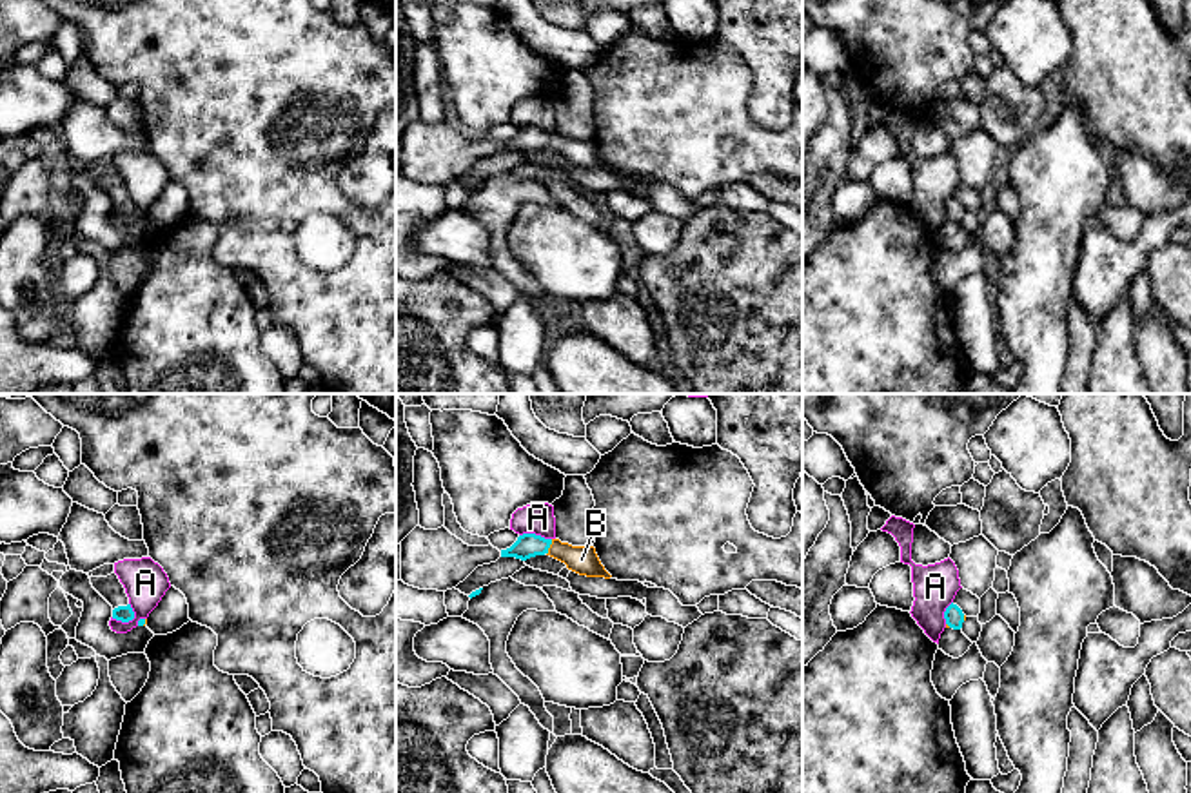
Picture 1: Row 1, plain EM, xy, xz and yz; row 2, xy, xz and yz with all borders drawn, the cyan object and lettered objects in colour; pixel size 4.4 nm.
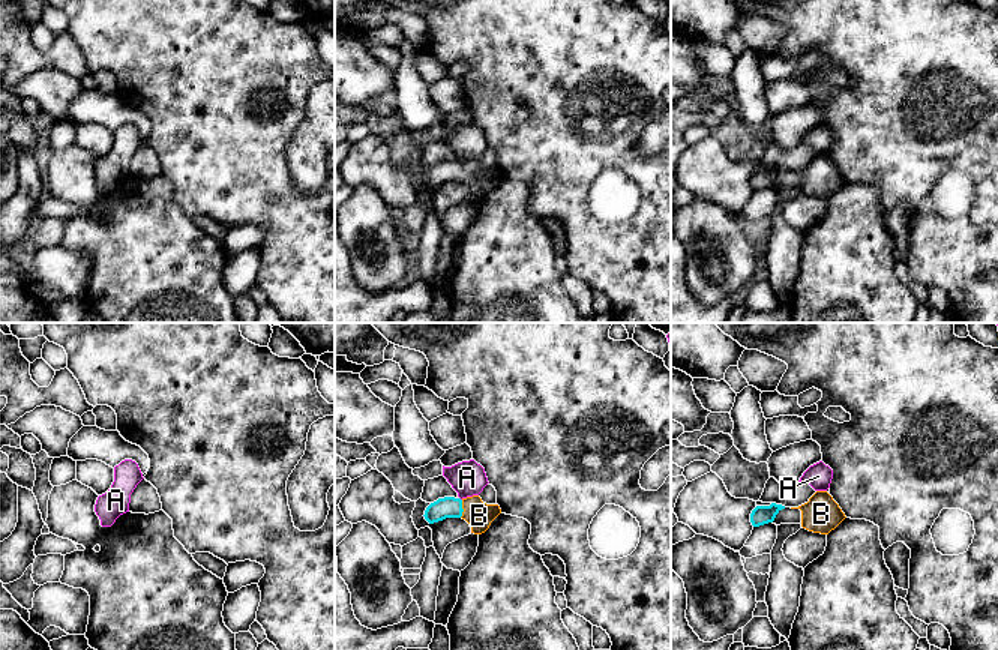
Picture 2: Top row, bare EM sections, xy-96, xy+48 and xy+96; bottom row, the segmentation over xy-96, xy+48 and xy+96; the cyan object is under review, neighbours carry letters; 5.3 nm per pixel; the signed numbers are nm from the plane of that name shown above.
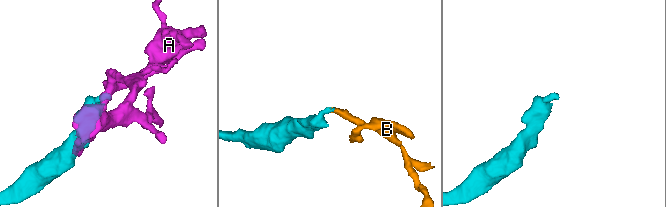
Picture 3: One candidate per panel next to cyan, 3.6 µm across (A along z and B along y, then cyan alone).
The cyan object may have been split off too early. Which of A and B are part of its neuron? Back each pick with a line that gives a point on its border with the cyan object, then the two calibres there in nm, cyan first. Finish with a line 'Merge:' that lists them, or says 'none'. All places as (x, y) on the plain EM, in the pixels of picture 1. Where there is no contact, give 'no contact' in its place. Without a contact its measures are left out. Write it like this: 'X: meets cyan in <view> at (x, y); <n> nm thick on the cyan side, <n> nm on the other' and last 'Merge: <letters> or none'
B: meets cyan in xz at (549, 140); 110 nm thick on the cyan side, 130 nm on the other
Merge: B

